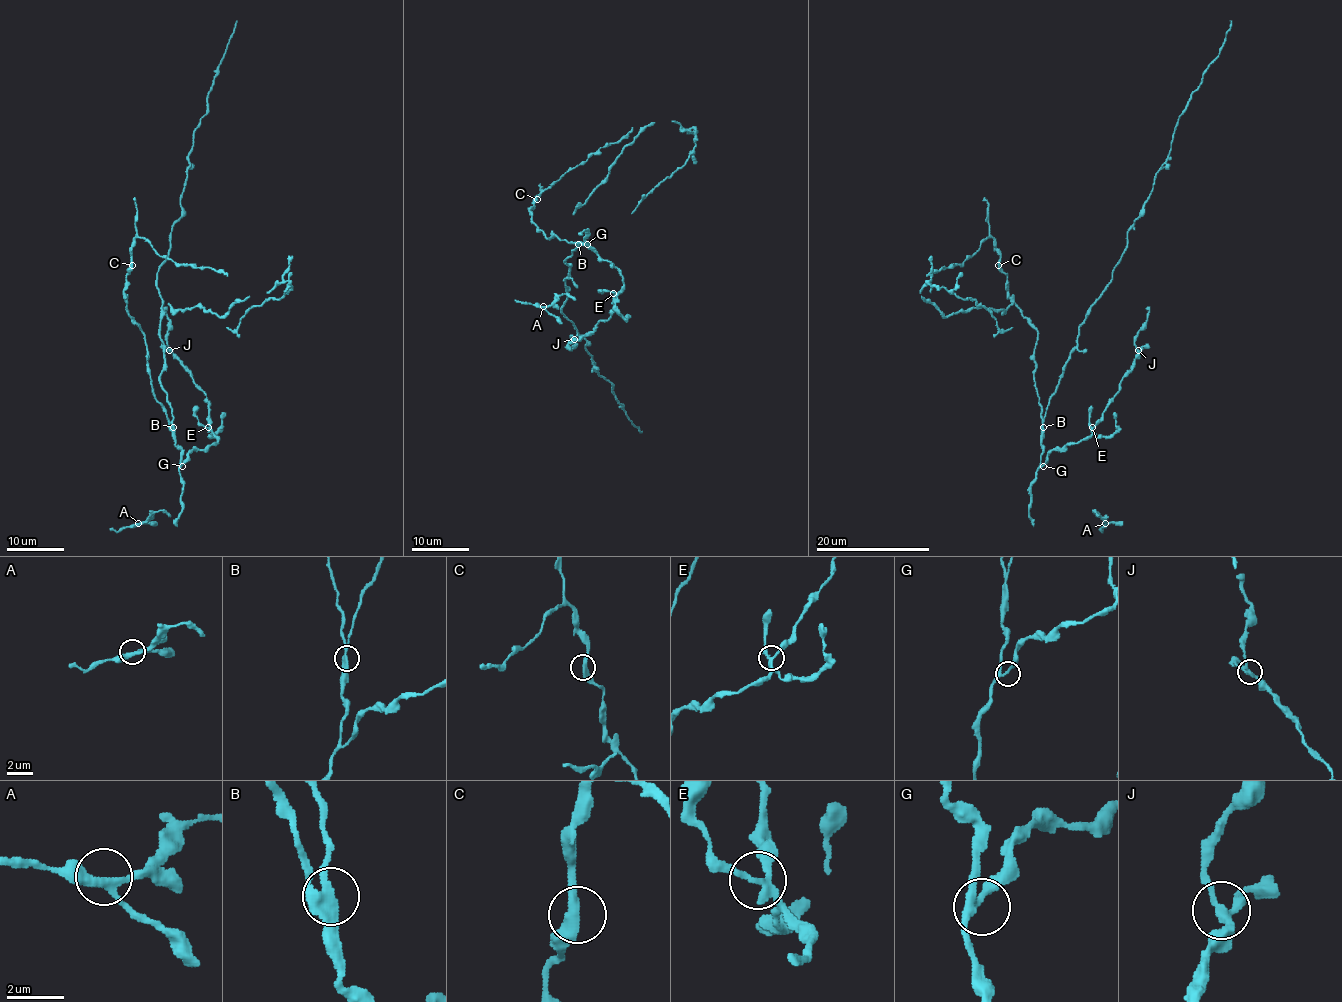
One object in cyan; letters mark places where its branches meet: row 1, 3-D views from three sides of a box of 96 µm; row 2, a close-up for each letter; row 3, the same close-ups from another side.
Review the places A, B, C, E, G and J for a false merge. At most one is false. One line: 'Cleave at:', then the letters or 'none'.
Cleave at: B

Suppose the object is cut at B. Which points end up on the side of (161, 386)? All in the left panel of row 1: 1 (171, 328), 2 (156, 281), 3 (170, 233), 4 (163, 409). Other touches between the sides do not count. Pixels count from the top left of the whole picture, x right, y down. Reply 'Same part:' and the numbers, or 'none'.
Same part: 2, 3

